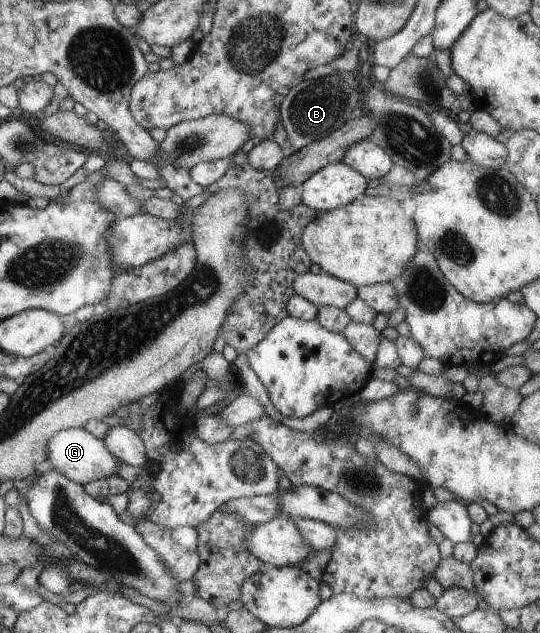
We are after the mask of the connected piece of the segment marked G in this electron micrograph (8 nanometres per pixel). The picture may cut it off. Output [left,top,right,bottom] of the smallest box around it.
[46,428,123,486]

